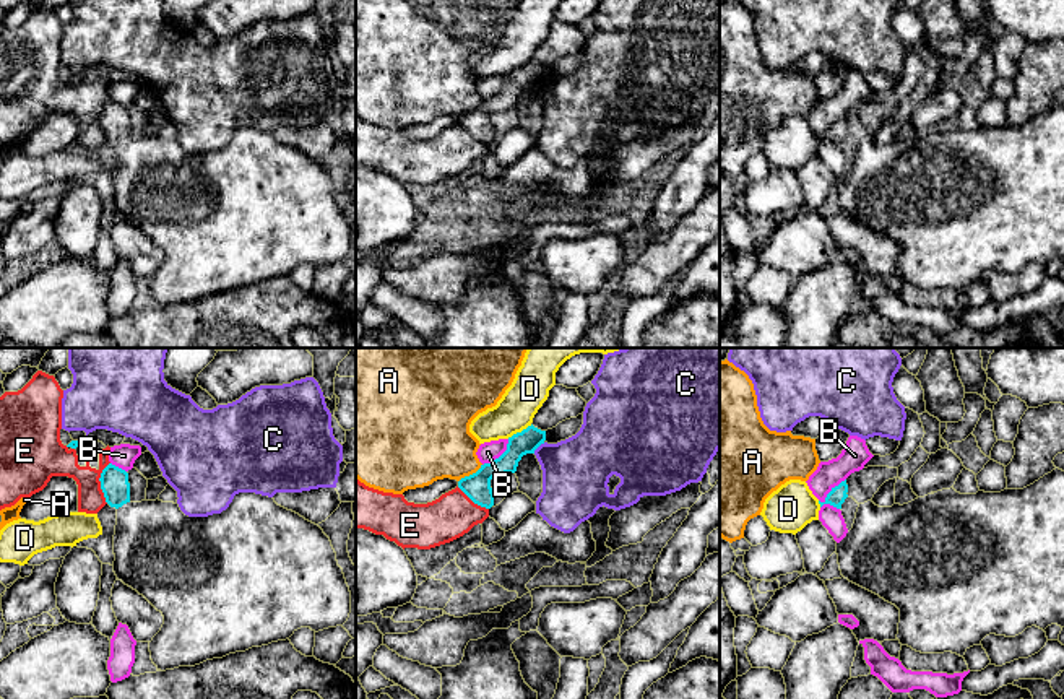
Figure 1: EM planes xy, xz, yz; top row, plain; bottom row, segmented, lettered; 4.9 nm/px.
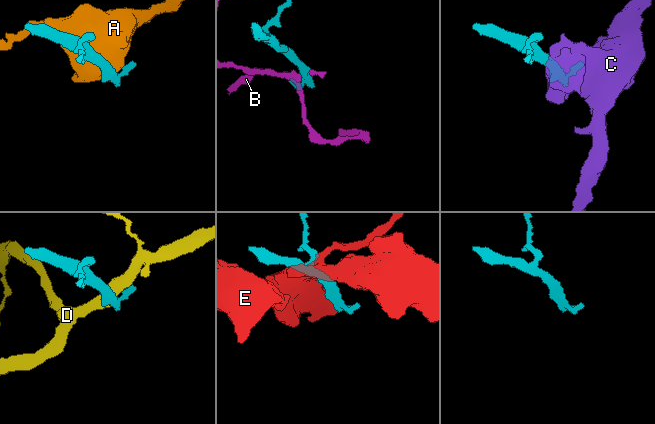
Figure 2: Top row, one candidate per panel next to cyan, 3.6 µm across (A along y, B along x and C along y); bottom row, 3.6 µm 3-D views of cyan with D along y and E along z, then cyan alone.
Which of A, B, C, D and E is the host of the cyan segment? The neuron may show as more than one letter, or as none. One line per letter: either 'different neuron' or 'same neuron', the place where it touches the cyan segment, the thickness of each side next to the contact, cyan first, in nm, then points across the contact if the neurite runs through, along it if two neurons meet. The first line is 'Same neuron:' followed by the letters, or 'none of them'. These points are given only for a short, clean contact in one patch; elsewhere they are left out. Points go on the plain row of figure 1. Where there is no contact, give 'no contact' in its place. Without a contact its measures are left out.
Same neuron: none of them
A: different neuron; contact xz (470, 111); calibres 140 and 380 nm
B: different neuron; contact yz (829, 129); calibres 90 and 140 nm
C: different neuron; contact xz (538, 82); calibres 120 and 340 nm
D: different neuron; contact xz (519, 69); calibres 120 and 190 nm; border xz (532, 60), (507, 73)
E: different neuron; contact xy (101, 119); calibres 140 and 160 nm

